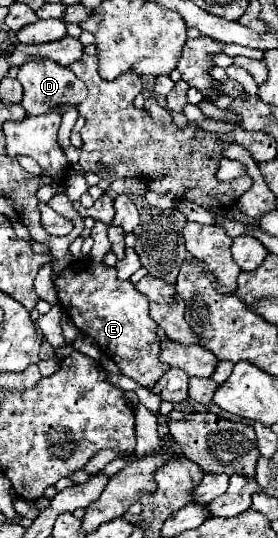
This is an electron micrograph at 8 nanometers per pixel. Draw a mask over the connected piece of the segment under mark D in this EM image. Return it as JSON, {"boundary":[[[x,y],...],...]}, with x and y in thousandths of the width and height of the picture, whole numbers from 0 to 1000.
{"boundary":[[[112,110],[97,117],[83,117],[61,128],[61,147],[83,158],[83,203],[97,203],[104,214],[140,214],[140,210],[169,210],[169,206],[212,206],[234,210],[248,199],[277,199],[306,180],[313,180],[313,162],[270,147],[270,139],[255,139],[248,125],[227,125],[183,110]]]}

